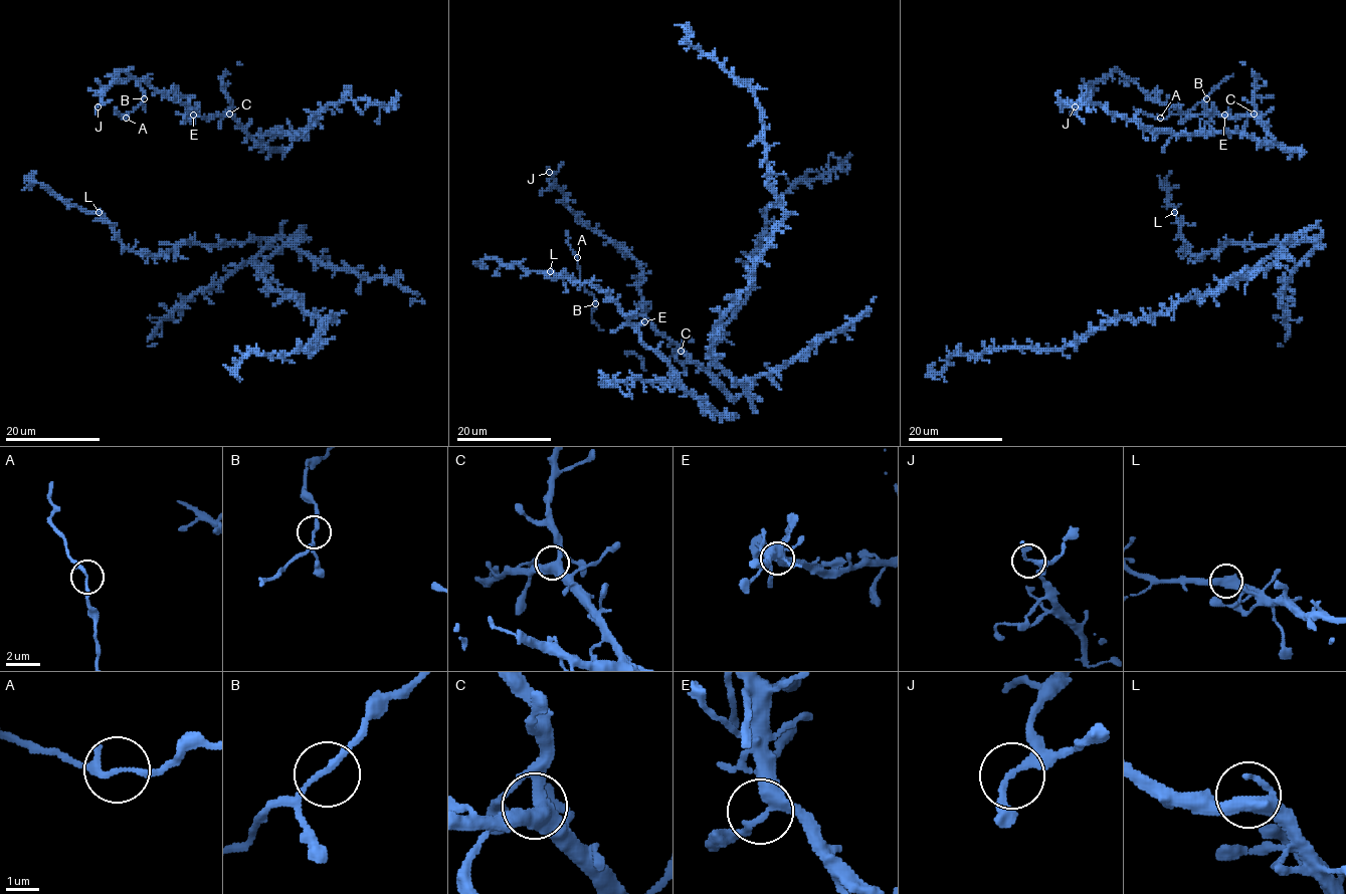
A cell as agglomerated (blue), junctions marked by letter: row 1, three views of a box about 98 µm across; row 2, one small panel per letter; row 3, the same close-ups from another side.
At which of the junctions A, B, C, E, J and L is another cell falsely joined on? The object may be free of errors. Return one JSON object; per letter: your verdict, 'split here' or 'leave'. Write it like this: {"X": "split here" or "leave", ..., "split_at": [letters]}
{"A": "leave", "B": "leave", "C": "leave", "E": "leave", "J": "leave", "L": "leave", "split_at": []}

